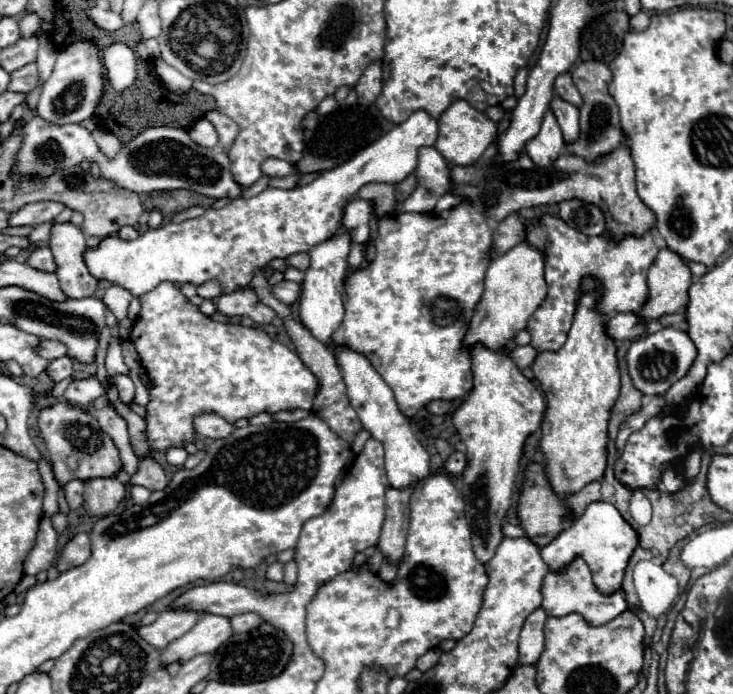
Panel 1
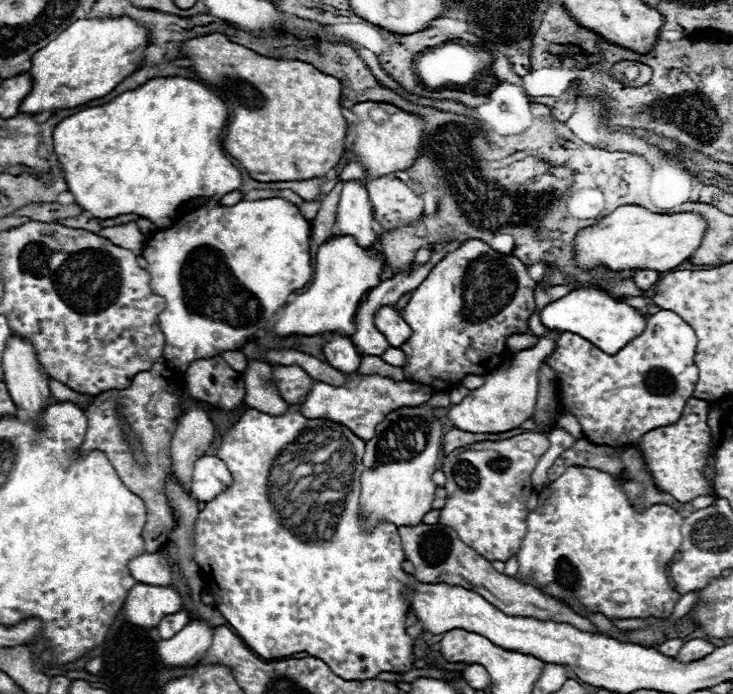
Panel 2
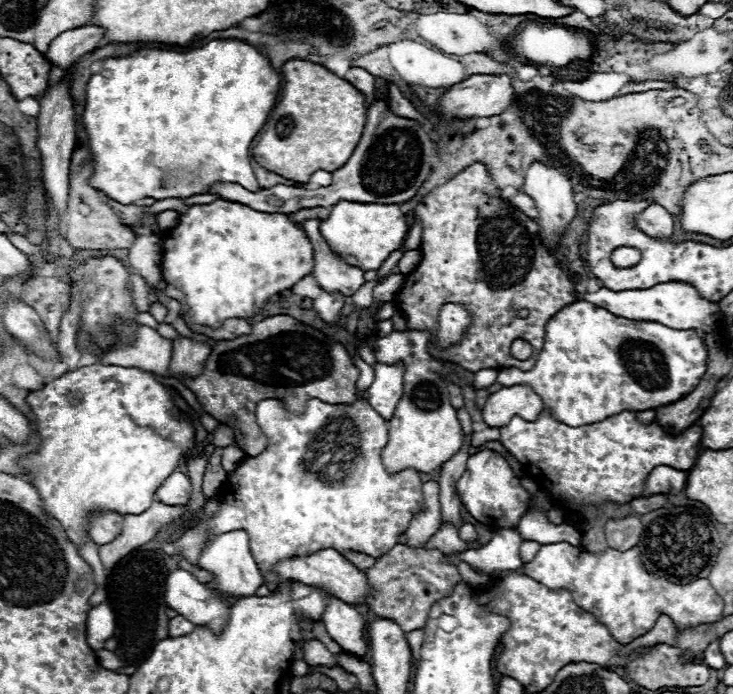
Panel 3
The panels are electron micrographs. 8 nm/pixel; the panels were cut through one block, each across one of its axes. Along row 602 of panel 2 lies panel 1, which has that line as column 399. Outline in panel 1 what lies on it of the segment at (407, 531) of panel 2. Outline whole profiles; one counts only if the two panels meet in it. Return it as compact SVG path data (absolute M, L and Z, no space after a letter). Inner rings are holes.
M394 490L386 492L386 518L382 524L382 532L378 538L378 548L384 558L392 564L398 564L404 556L408 520L410 520L410 494L412 490Z

